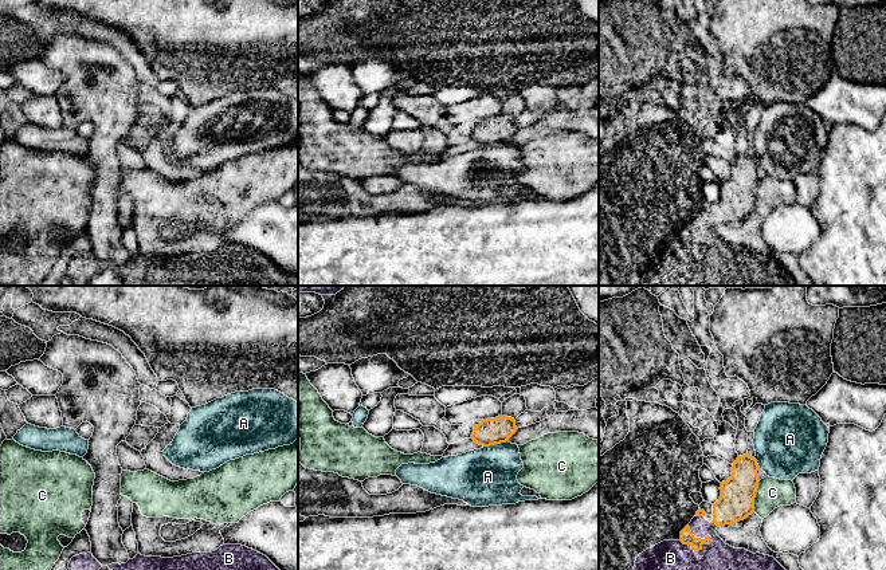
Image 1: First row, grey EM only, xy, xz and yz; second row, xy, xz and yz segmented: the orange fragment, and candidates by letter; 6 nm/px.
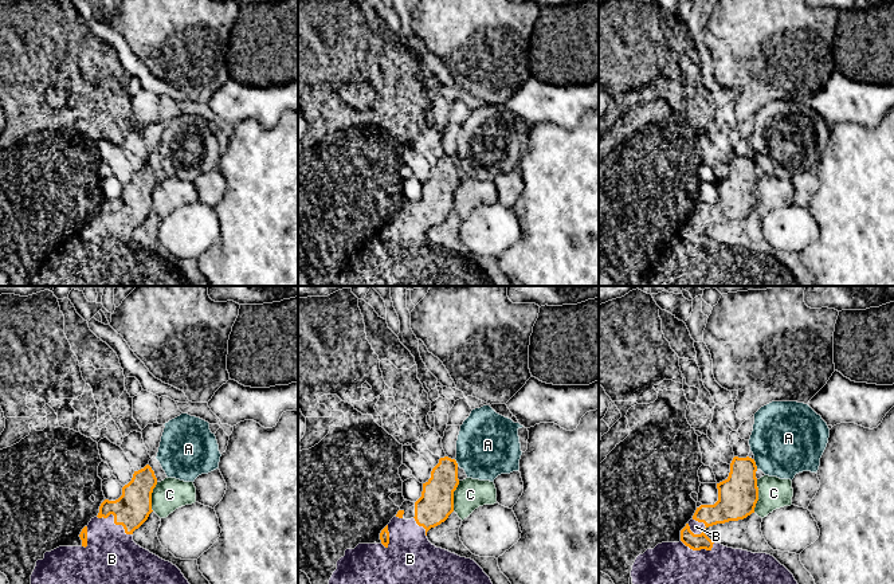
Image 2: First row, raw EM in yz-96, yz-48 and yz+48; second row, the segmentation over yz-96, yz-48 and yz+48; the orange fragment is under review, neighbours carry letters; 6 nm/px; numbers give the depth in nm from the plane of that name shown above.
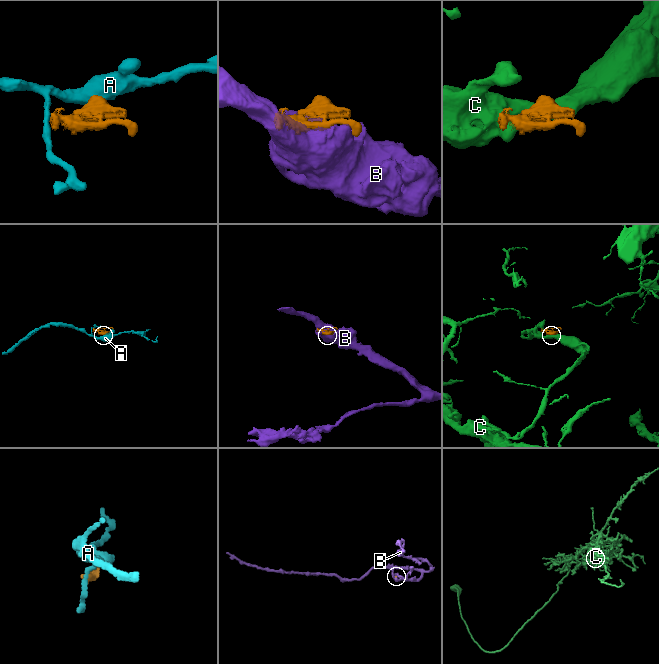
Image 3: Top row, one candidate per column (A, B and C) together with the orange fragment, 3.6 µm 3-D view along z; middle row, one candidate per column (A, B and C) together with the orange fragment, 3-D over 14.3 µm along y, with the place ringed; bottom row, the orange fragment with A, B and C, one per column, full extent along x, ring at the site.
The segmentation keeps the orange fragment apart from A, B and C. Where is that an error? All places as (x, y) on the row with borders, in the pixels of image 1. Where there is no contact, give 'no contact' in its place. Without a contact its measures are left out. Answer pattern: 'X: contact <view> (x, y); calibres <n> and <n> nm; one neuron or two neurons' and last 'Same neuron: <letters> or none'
A: contact xz (496, 443); calibres 160 and 340 nm; two neurons
B: contact yz (706, 537); calibres 80 and 180 nm; one neuron
C: contact yz (755, 496); calibres 200 and 180 nm; two neurons
Same neuron: B

